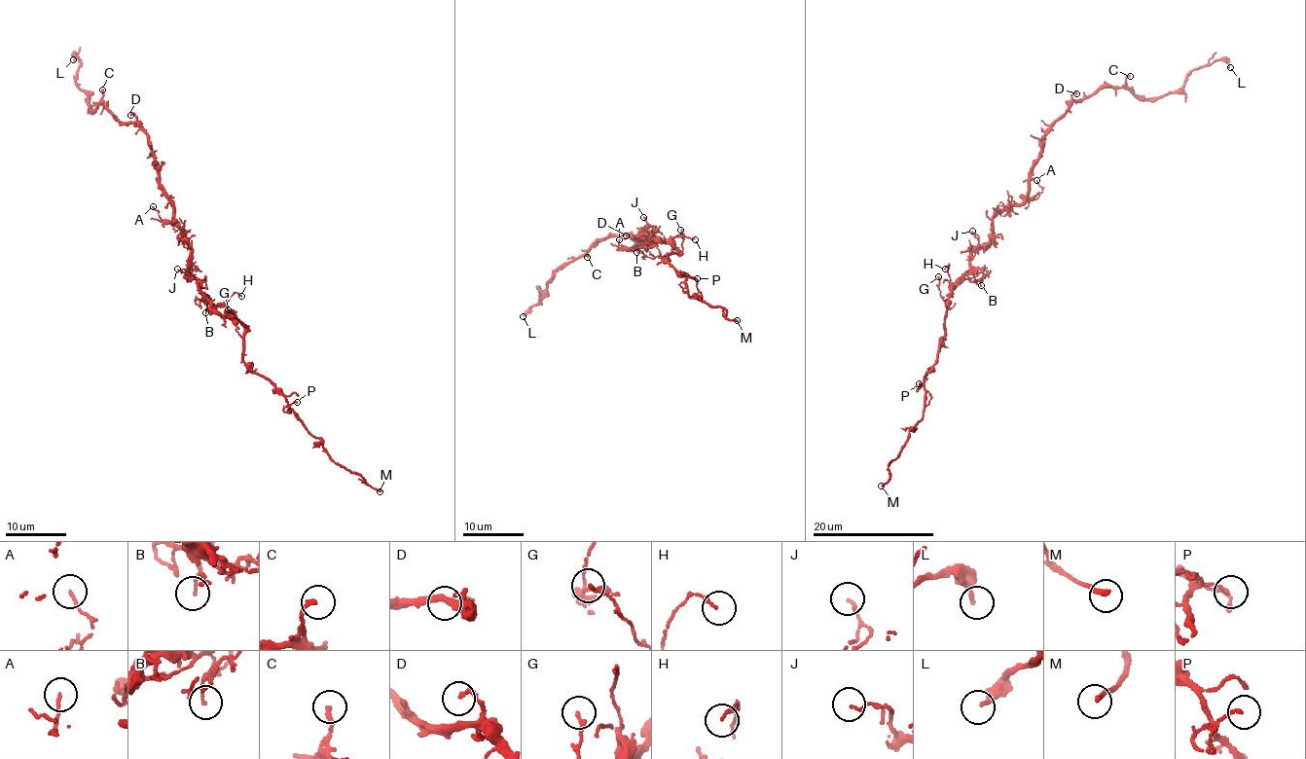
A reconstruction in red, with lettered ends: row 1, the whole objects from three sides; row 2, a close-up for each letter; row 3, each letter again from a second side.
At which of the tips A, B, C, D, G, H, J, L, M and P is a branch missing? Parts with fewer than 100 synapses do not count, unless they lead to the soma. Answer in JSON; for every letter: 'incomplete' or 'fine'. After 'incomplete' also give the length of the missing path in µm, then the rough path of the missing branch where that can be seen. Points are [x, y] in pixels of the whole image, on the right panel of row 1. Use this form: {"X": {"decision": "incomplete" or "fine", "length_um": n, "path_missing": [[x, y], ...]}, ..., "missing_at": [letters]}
{"A": {"decision": "fine"}, "B": {"decision": "fine"}, "C": {"decision": "fine"}, "D": {"decision": "fine"}, "G": {"decision": "fine"}, "H": {"decision": "fine"}, "J": {"decision": "fine"}, "L": {"decision": "fine"}, "M": {"decision": "incomplete", "length_um": 30}, "P": {"decision": "fine"}, "missing_at": ["M"]}

